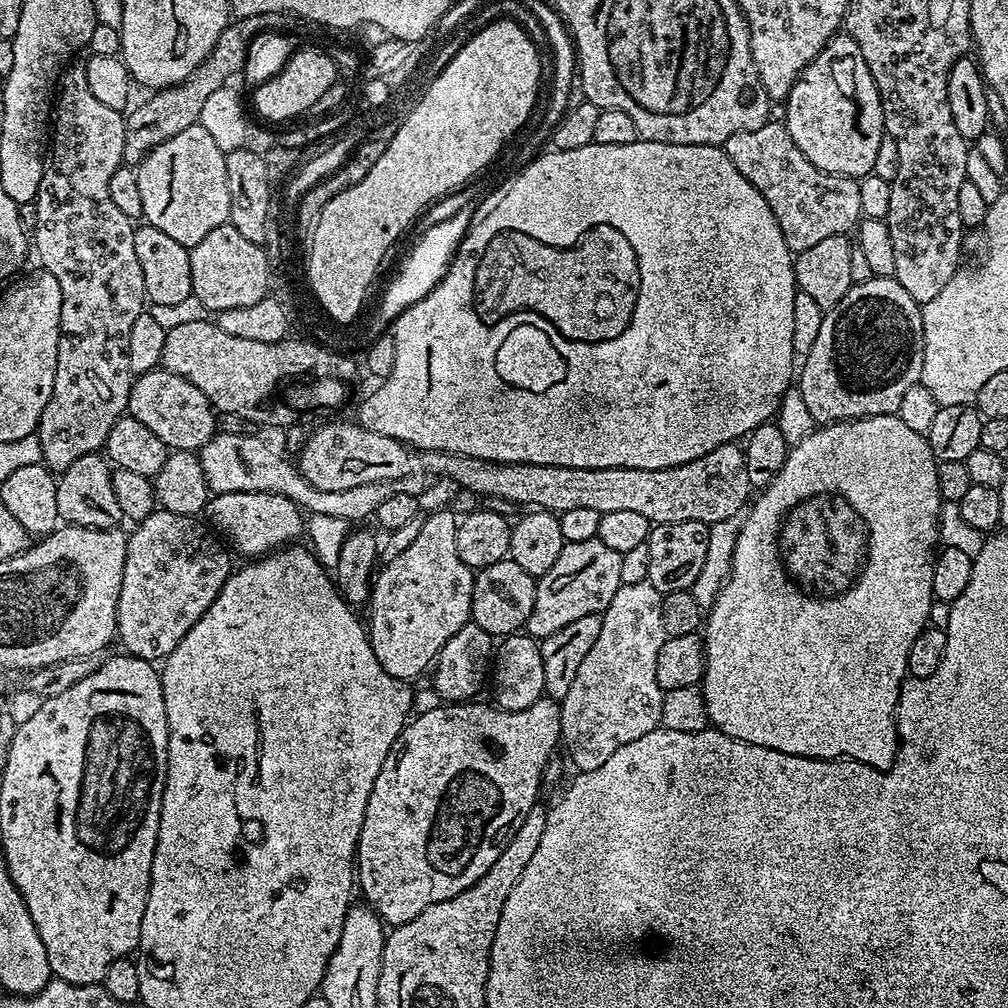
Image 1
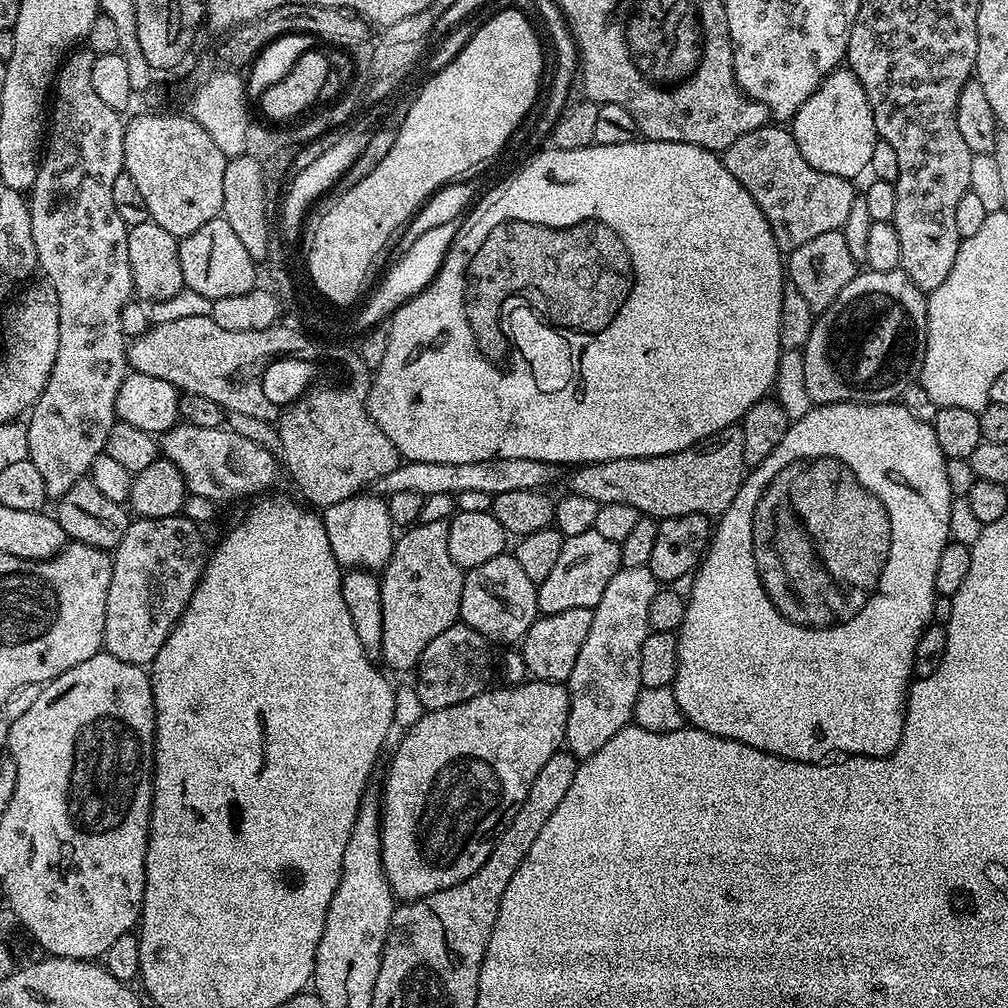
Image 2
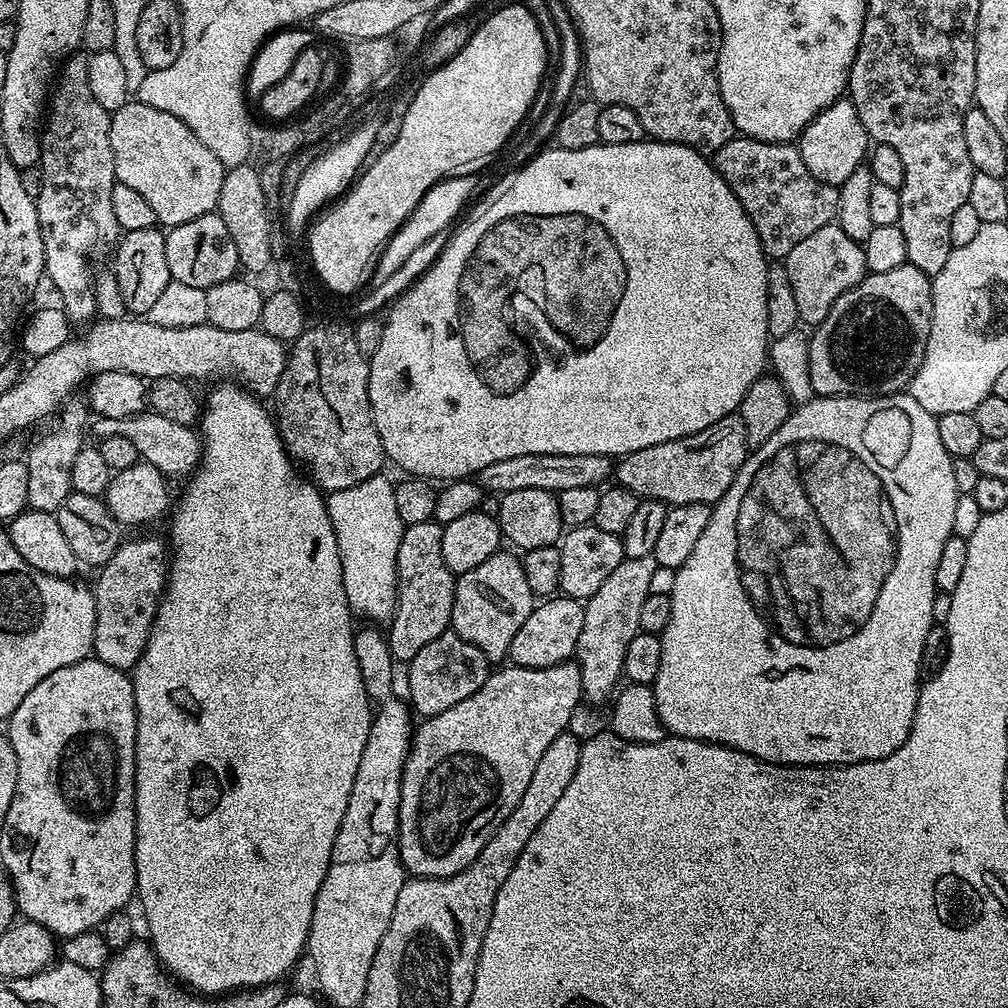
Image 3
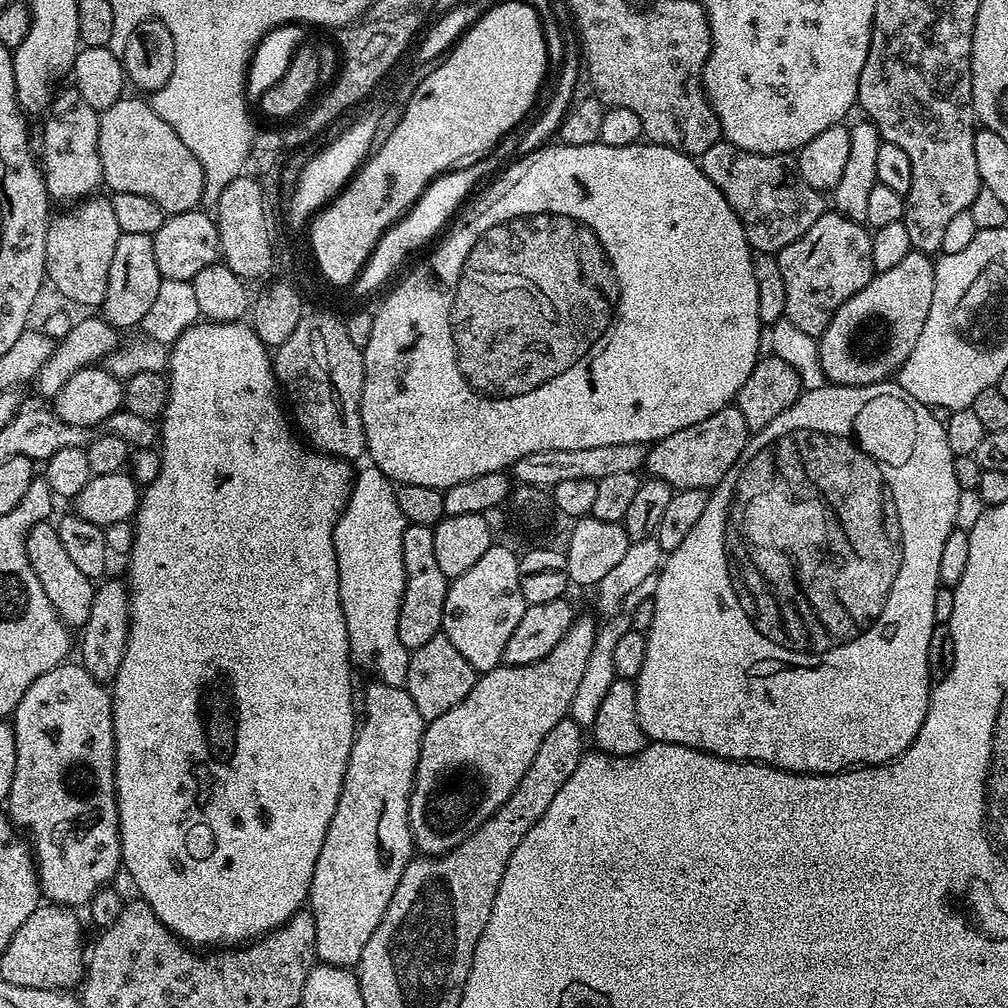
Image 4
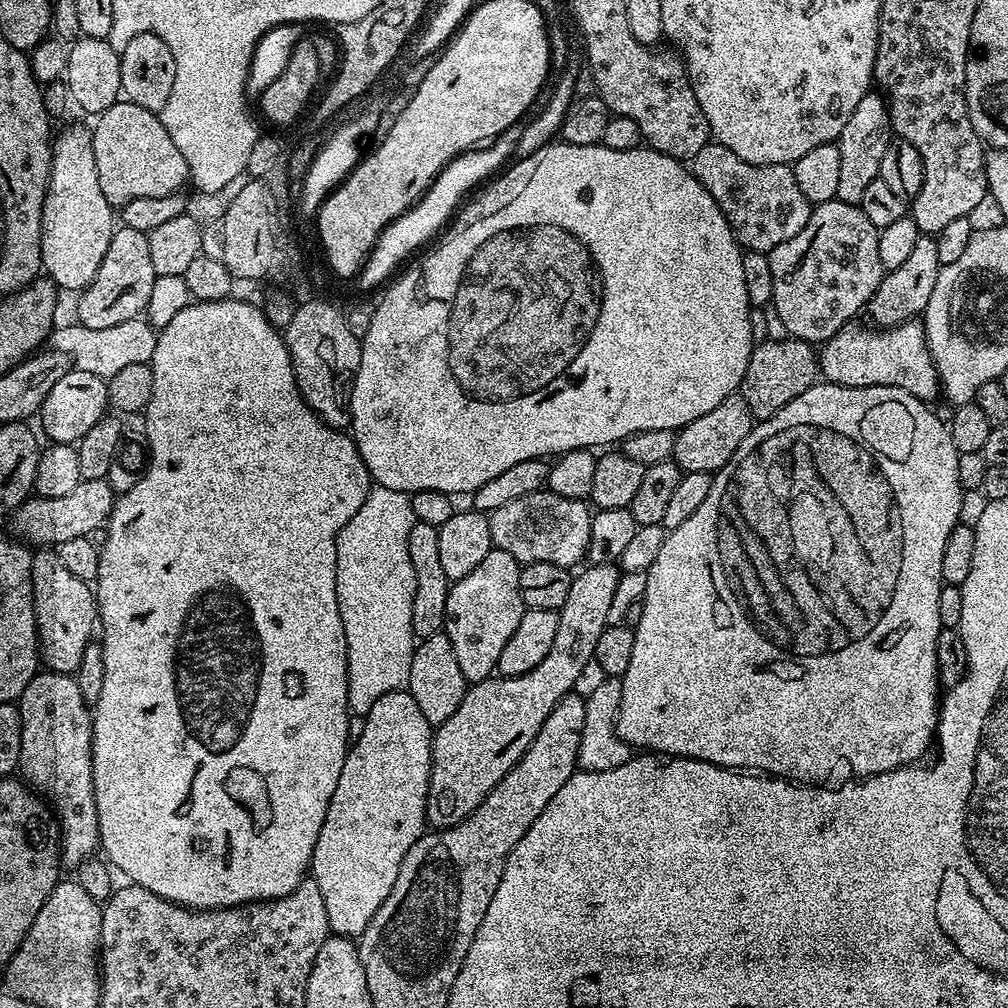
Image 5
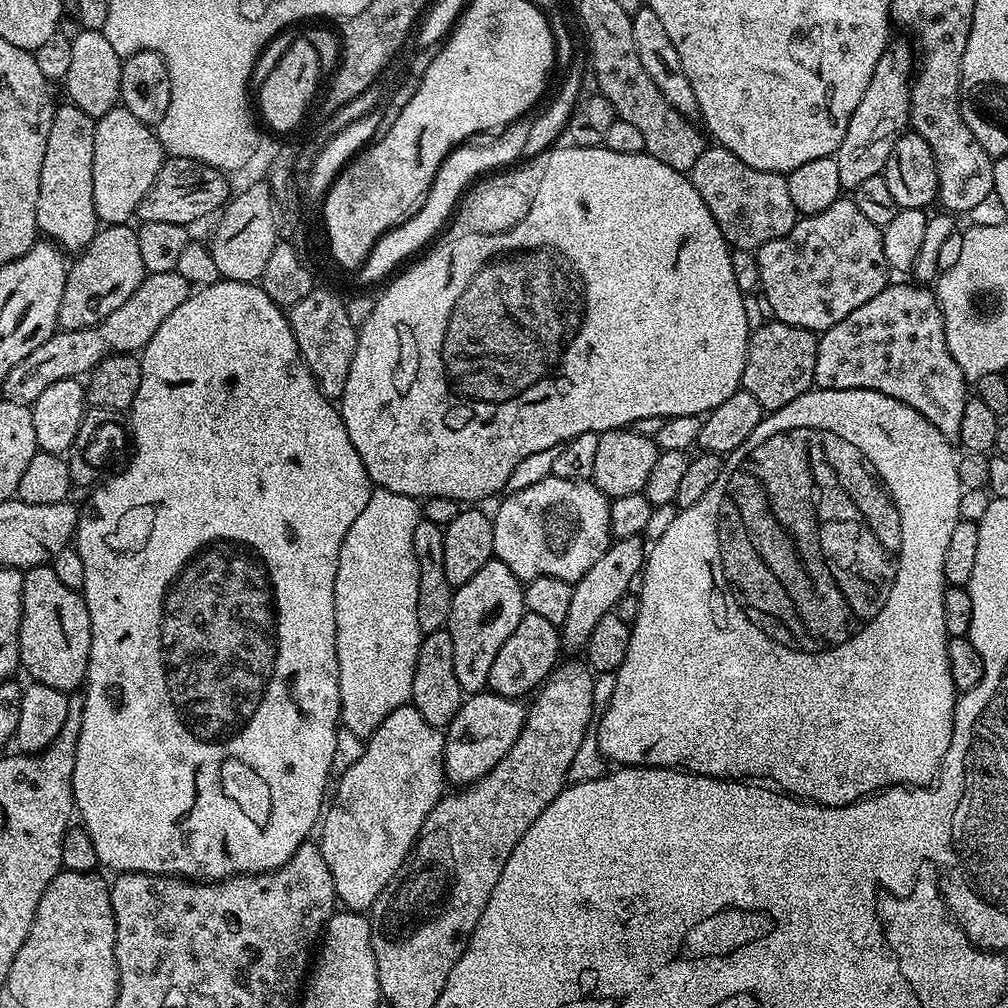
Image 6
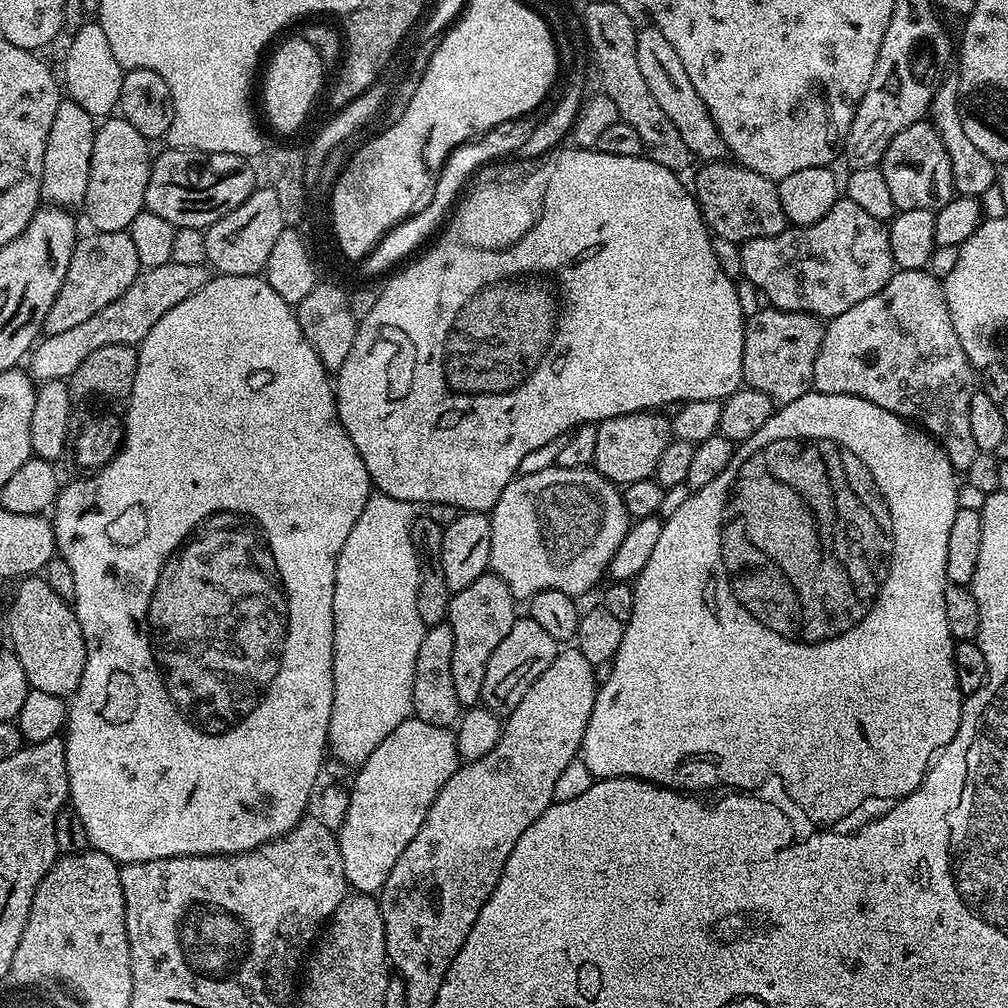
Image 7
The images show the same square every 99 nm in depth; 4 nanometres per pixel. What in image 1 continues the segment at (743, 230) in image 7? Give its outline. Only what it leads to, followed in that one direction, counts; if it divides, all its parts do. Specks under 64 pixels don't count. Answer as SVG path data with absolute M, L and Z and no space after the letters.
M769 122L758 126L758 130L730 134L722 147L730 162L738 166L738 174L742 174L750 186L757 188L762 198L766 198L766 206L774 210L782 238L786 238L786 246L793 254L810 250L810 246L826 238L851 233L859 225L862 219L859 179L818 170L818 166L814 166L798 146L794 146L787 124Z

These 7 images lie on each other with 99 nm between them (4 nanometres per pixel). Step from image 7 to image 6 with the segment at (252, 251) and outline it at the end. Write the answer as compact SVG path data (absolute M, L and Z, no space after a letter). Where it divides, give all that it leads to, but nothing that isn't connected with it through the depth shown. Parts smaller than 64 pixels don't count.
M264 182L251 185L250 190L238 193L229 199L219 213L216 233L210 239L212 257L218 265L221 277L234 282L251 284L259 281L266 270L266 264L274 250L278 235L278 223L275 216L272 189Z

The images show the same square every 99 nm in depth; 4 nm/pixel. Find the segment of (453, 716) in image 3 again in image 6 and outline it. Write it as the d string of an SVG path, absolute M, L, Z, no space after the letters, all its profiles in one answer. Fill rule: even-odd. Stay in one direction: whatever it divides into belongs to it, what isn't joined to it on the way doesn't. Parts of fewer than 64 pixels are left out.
M631 536L621 540L613 539L608 545L606 554L582 574L580 580L572 584L570 594L570 611L566 613L566 622L559 625L560 647L565 653L583 653L590 642L590 636L594 626L601 621L602 616L615 609L616 603L623 597L629 595L630 578L634 574L642 572L646 559L646 544L640 536ZM491 690L477 692L461 703L458 714L444 732L444 774L452 786L467 786L481 780L518 742L526 708L520 700L505 700Z

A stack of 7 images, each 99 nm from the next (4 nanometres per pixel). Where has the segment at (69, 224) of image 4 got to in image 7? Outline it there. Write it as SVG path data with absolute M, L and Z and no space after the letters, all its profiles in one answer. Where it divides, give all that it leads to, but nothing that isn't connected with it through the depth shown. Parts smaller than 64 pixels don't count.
M61 99L58 110L54 110L54 122L46 138L46 154L42 158L41 197L49 205L69 210L83 205L86 194L86 182L90 178L90 158L94 150L97 121L78 102Z

